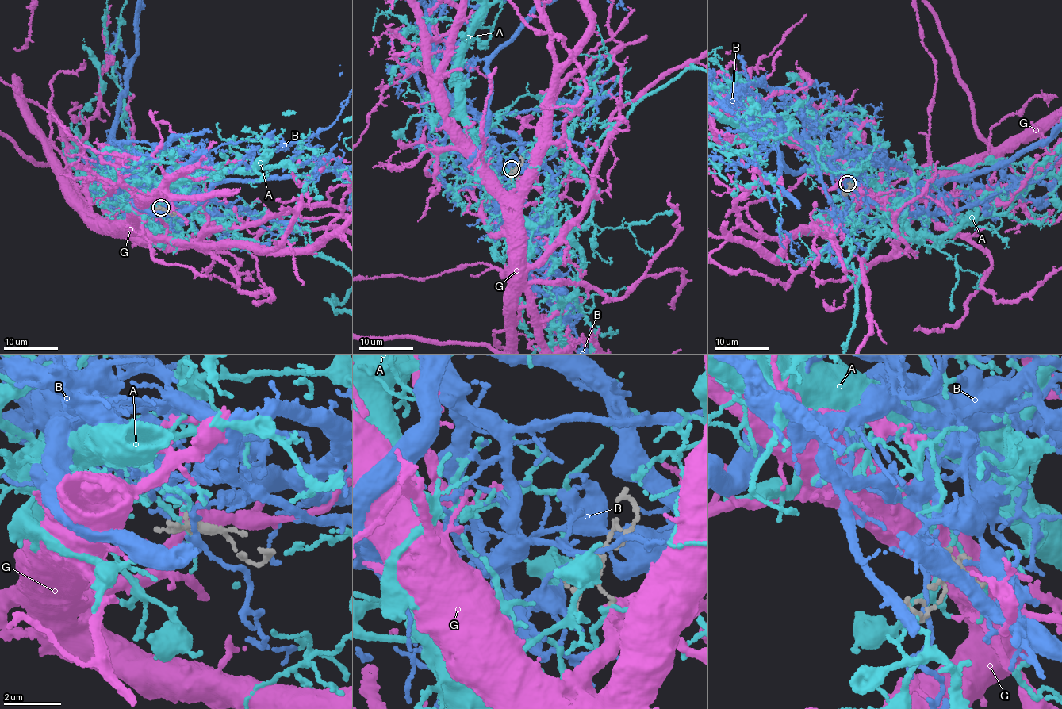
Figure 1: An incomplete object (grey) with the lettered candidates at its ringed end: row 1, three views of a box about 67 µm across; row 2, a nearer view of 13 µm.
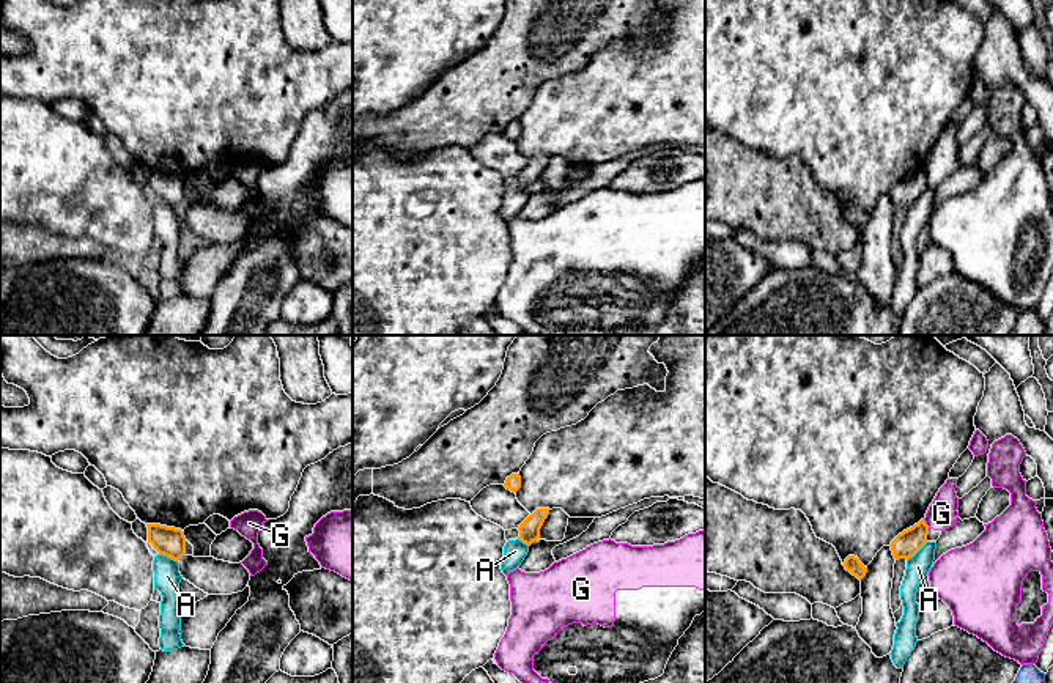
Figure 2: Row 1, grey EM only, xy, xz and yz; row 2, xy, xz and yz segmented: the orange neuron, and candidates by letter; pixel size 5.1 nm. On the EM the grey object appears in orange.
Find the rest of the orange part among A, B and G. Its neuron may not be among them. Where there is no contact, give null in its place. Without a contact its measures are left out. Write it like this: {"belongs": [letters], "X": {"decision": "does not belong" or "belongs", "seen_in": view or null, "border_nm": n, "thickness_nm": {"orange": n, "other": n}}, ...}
{"belongs": ["B"], "A": {"decision": "does not belong", "seen_in": "yz", "border_nm": 150, "thickness_nm": {"orange": 140, "other": 120}}, "B": {"decision": "belongs", "seen_in": null}, "G": {"decision": "does not belong", "seen_in": "yz", "border_nm": 60, "thickness_nm": {"orange": 140, "other": 150}}}

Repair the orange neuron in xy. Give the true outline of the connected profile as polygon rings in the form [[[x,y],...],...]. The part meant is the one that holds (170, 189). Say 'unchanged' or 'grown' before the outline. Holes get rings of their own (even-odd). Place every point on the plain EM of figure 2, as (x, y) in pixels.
unchanged | [[[146,172],[148,190],[153,195],[173,208],[179,208],[186,203],[186,184],[181,176],[167,175],[161,172]]]

